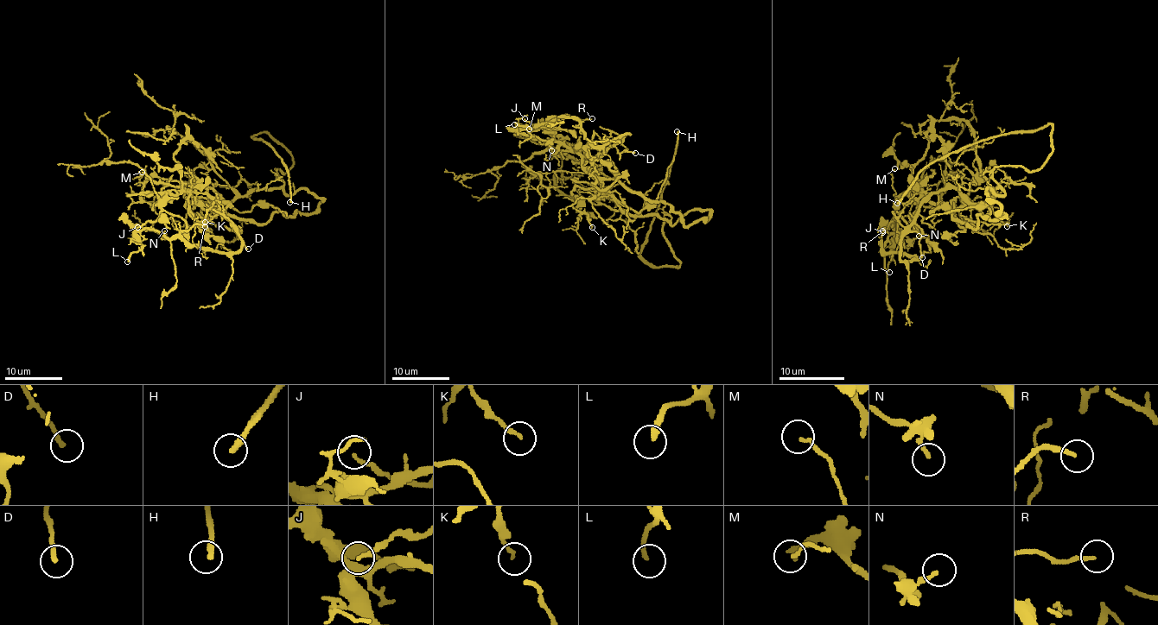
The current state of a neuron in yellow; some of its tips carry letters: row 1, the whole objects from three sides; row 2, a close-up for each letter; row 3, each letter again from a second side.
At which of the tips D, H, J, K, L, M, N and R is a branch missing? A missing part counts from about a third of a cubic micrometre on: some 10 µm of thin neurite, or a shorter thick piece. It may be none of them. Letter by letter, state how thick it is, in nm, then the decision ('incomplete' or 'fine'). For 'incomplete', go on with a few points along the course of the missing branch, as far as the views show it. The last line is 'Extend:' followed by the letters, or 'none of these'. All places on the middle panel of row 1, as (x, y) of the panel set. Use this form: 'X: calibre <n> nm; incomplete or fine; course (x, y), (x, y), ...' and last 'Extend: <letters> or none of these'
D: calibre 220 nm; incomplete; course (635, 153), (645, 150), (657, 133)
H: calibre 280 nm; incomplete
J: calibre 150 nm; fine
K: calibre 160 nm; fine
L: calibre 200 nm; fine
M: calibre 140 nm; incomplete
N: calibre 180 nm; fine
R: calibre 190 nm; incomplete; course (592, 118), (603, 121), (644, 146), (645, 148), (636, 159), (638, 164), (652, 153), (668, 146)
Extend: D, H, M, R

